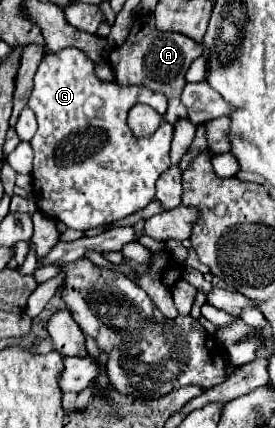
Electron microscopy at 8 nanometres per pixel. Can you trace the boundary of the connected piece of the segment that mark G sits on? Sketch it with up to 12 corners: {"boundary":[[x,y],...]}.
{"boundary":[[47,52],[29,108],[33,200],[67,228],[155,198],[173,126],[167,98]]}

